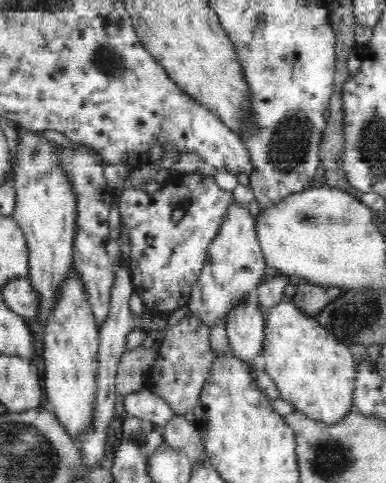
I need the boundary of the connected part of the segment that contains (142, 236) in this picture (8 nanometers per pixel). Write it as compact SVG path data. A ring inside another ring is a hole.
M196 173L168 180L156 198L150 198L142 190L126 192L126 186L118 198L122 224L128 230L133 292L140 296L146 313L163 315L188 306L208 249L229 204L234 201L232 192L220 188L213 176Z

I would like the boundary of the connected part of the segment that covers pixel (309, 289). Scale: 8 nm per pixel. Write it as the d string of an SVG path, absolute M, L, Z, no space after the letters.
M304 282L297 286L292 303L300 307L306 315L315 316L327 304L336 300L343 292L338 287L320 287L320 285L305 284Z

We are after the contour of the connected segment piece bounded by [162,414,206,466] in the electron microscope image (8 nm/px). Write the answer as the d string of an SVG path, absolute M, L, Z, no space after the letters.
M176 415L162 427L163 437L170 447L183 451L194 466L206 462L204 435L196 428L193 421L188 421L184 415Z

